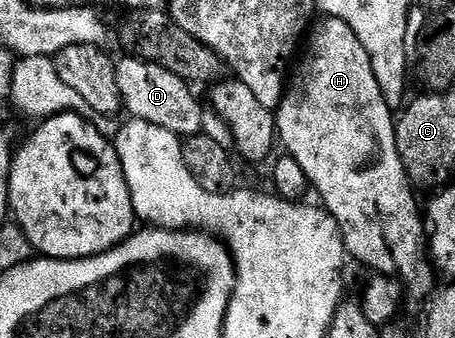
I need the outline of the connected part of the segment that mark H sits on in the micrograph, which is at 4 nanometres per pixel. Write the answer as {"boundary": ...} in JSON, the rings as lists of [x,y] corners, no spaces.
{"boundary":[[[328,17],[320,21],[321,24],[318,22],[308,32],[300,56],[301,64],[300,59],[296,64],[297,76],[294,79],[292,76],[285,96],[277,106],[276,134],[282,144],[285,142],[287,154],[303,165],[310,188],[315,195],[317,191],[324,210],[339,225],[346,252],[352,258],[354,255],[363,266],[370,267],[370,272],[396,277],[408,302],[410,299],[413,303],[424,304],[434,294],[435,271],[427,258],[427,227],[422,212],[421,215],[417,212],[414,188],[399,157],[394,108],[387,105],[383,89],[379,89],[379,81],[373,72],[371,57],[367,49],[363,49],[363,41],[355,37],[351,25]]]}

